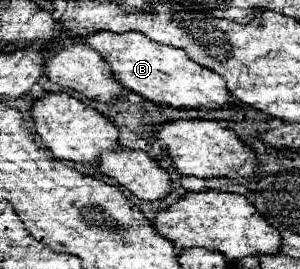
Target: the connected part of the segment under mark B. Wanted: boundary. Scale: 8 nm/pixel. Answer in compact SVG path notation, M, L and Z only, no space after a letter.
M102 31L84 37L84 41L112 65L116 79L126 89L142 95L152 103L168 105L176 109L200 109L200 111L238 107L238 101L230 95L226 87L226 81L222 81L218 73L194 63L182 49L154 43L138 31L120 33L120 35Z

